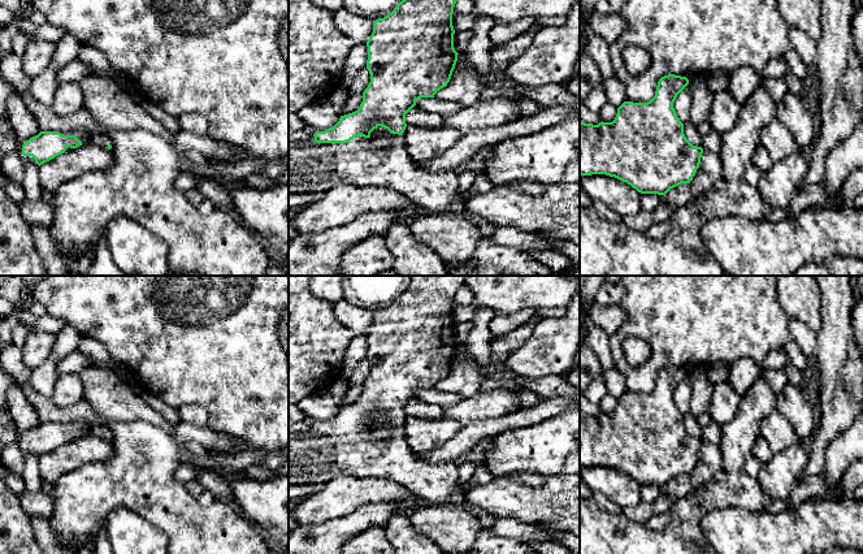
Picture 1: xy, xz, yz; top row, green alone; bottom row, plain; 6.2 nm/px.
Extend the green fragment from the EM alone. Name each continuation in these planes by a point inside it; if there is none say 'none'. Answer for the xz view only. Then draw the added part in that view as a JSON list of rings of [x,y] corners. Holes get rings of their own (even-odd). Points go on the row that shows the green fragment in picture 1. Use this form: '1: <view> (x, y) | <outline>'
1: xz (313, 167) | [[[298,131],[289,134],[289,195],[325,192],[338,185],[357,187],[386,187],[400,192],[428,213],[450,212],[451,203],[460,198],[468,215],[480,216],[496,228],[515,228],[520,231],[580,243],[580,185],[547,185],[539,195],[517,191],[512,185],[495,185],[487,192],[469,195],[457,190],[456,174],[428,172],[415,165],[404,148],[404,138],[390,135],[391,144],[378,148],[370,138],[361,135],[347,143],[316,143],[315,137]]]

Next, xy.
1: xy (86, 137) | [[[77,129],[77,130],[70,130],[70,131],[58,131],[62,135],[75,135],[82,144],[97,144],[100,147],[108,147],[112,146],[113,142],[105,133],[92,133],[91,130],[86,129]]]

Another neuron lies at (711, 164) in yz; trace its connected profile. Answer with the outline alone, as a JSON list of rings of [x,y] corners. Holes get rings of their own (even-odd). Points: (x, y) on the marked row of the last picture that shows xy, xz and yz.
[[[703,151],[699,168],[690,181],[693,198],[698,198],[712,187],[723,172],[723,159],[716,152]]]

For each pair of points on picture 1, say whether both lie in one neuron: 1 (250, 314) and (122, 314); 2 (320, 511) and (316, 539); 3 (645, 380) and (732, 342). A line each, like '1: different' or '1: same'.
1: same
2: different
3: same

